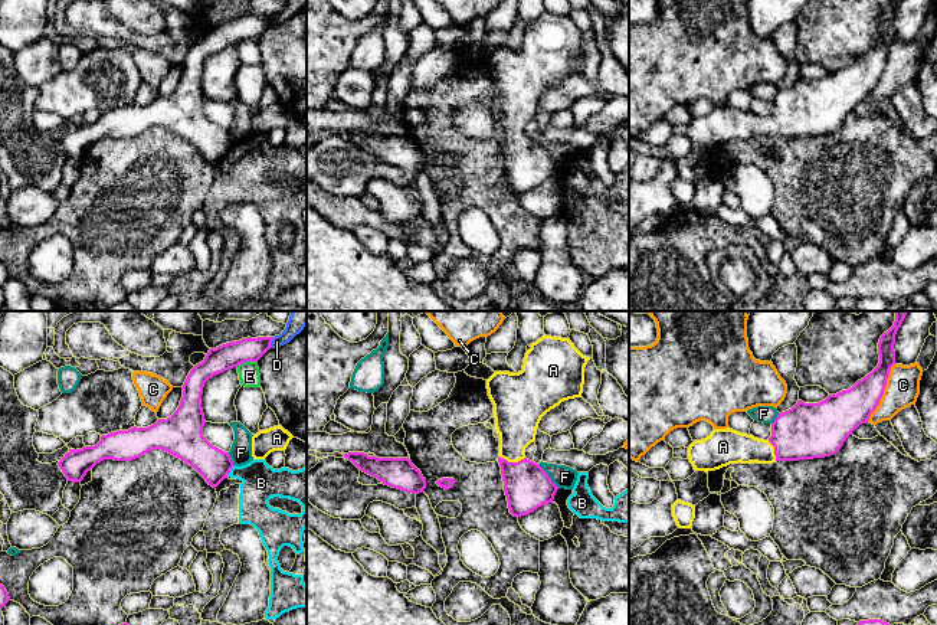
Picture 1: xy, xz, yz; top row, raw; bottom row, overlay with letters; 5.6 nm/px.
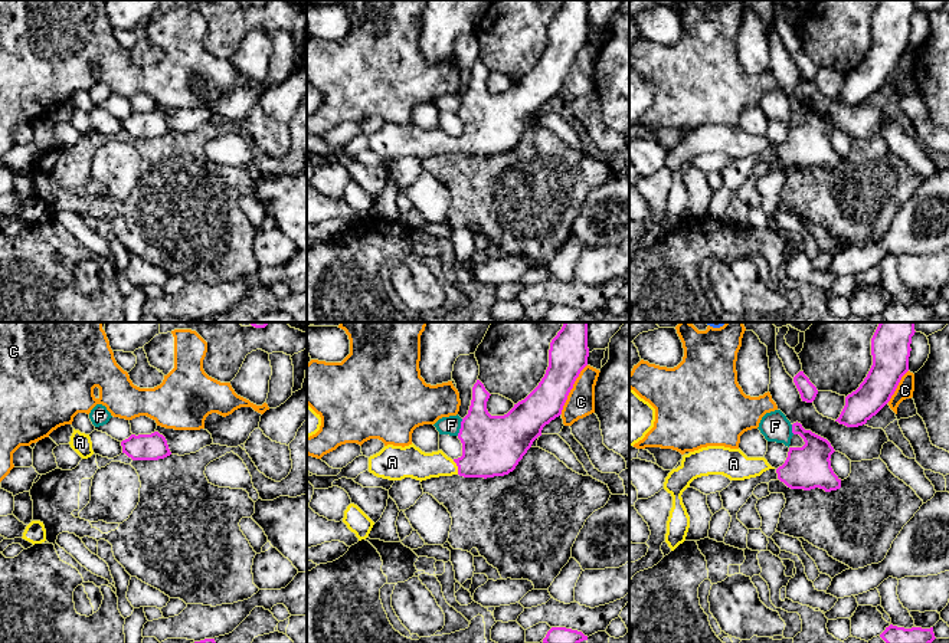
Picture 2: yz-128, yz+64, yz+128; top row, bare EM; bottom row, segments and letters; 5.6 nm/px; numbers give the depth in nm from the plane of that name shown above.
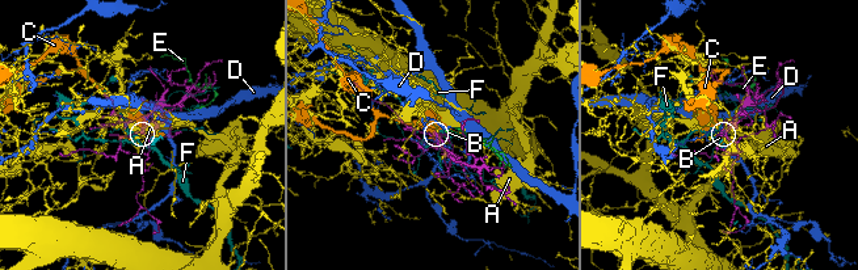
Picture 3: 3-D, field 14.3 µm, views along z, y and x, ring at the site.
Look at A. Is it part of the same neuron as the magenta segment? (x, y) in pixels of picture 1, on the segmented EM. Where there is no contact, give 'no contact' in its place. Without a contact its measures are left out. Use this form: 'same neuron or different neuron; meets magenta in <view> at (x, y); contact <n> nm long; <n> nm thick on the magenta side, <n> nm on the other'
same neuron; meets magenta in xz at (513, 462); contact 140 nm long; 260 nm thick on the magenta side, 240 nm on the other

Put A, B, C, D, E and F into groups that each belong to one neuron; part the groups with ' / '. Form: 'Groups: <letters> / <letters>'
Groups: A / B / C / D / E / F

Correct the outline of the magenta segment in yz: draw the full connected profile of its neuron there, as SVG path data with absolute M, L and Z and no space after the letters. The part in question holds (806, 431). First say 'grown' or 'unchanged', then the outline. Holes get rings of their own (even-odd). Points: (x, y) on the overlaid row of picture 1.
grown | M894 311L894 325L878 343L879 363L851 389L829 395L819 403L797 403L777 415L771 436L764 441L753 435L714 429L710 436L694 441L688 459L695 471L715 471L730 464L773 464L830 457L879 405L891 367L895 364L895 334L908 311Z

